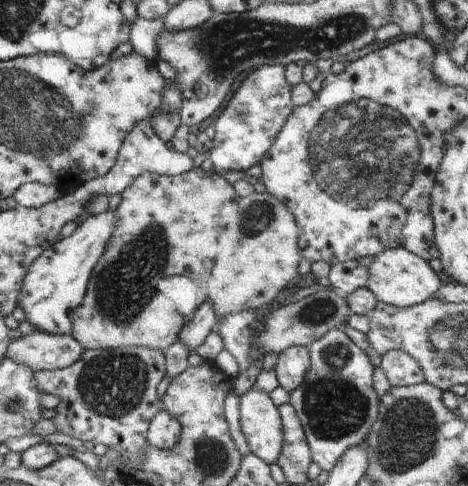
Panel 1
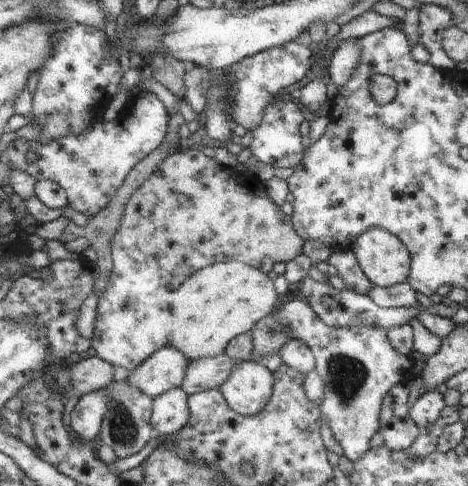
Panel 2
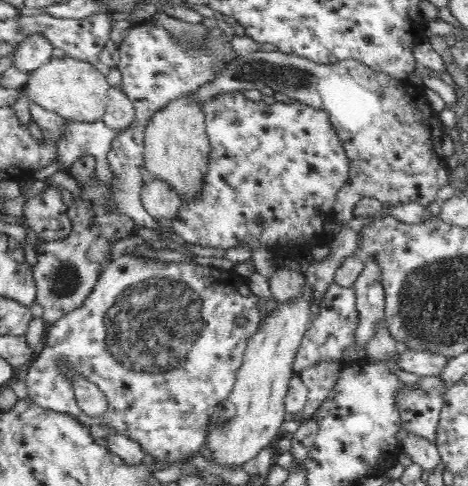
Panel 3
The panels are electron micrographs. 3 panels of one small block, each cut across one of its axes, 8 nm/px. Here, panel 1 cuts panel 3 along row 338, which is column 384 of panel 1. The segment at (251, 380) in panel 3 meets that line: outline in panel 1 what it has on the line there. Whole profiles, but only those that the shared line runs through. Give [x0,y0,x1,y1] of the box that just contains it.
[367,248,443,308]

